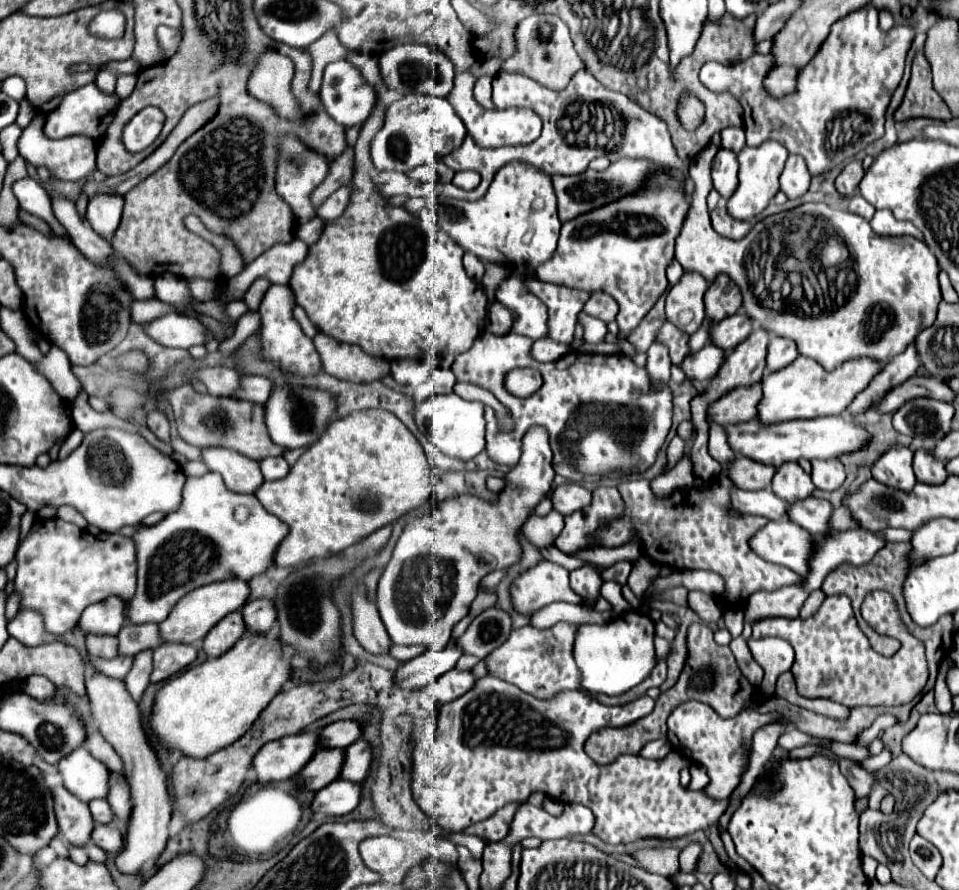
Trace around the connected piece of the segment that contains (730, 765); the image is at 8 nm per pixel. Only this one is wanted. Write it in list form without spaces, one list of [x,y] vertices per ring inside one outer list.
[[[691,700],[691,702],[679,704],[679,706],[671,712],[671,716],[669,716],[669,720],[667,720],[667,739],[673,749],[679,750],[692,762],[707,768],[709,784],[703,788],[703,792],[705,792],[709,798],[713,798],[713,800],[723,800],[723,798],[727,798],[727,796],[735,790],[735,786],[741,782],[741,776],[743,776],[743,772],[745,772],[745,768],[747,768],[749,750],[751,750],[751,734],[753,734],[759,726],[763,726],[763,724],[767,724],[767,722],[773,722],[773,720],[783,720],[783,722],[787,724],[787,720],[785,720],[783,716],[779,716],[779,714],[761,714],[761,712],[757,712],[757,710],[741,710],[741,712],[739,712],[737,716],[733,716],[733,718],[721,718],[721,716],[719,716],[713,708],[709,708],[707,704]]]

